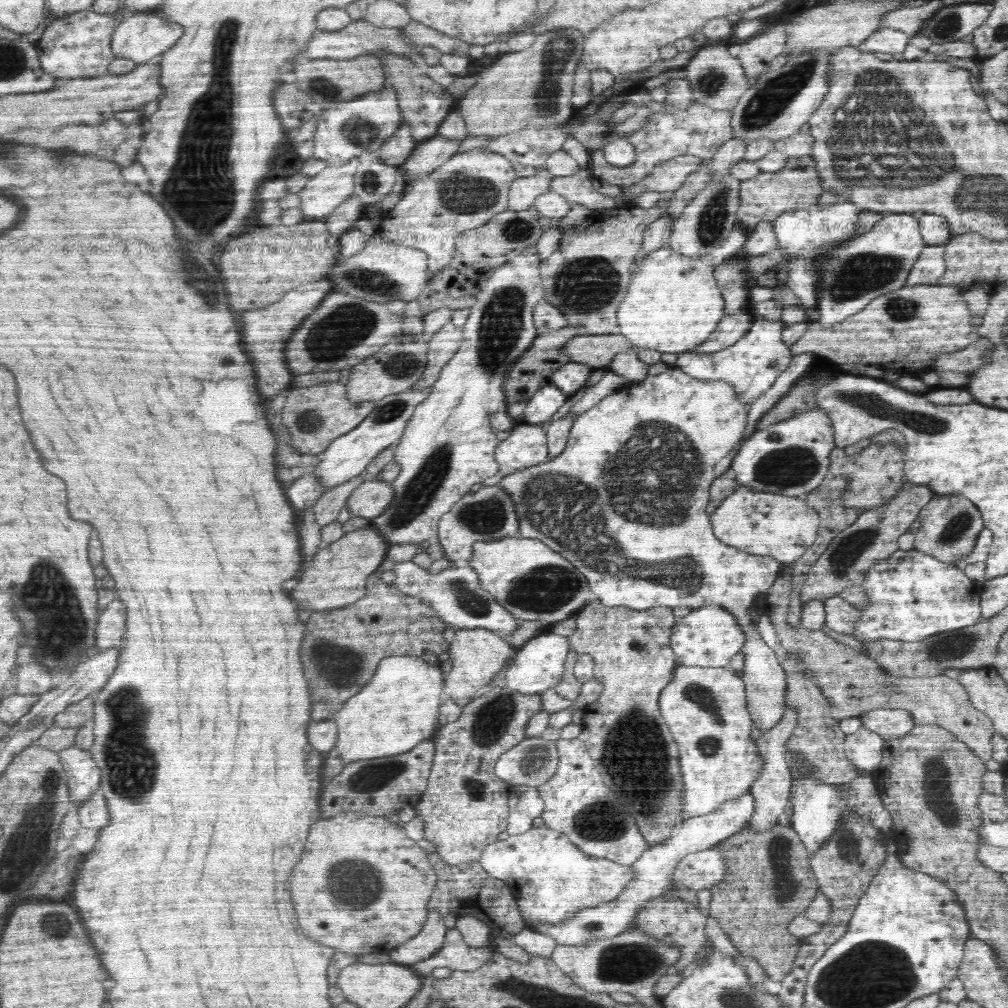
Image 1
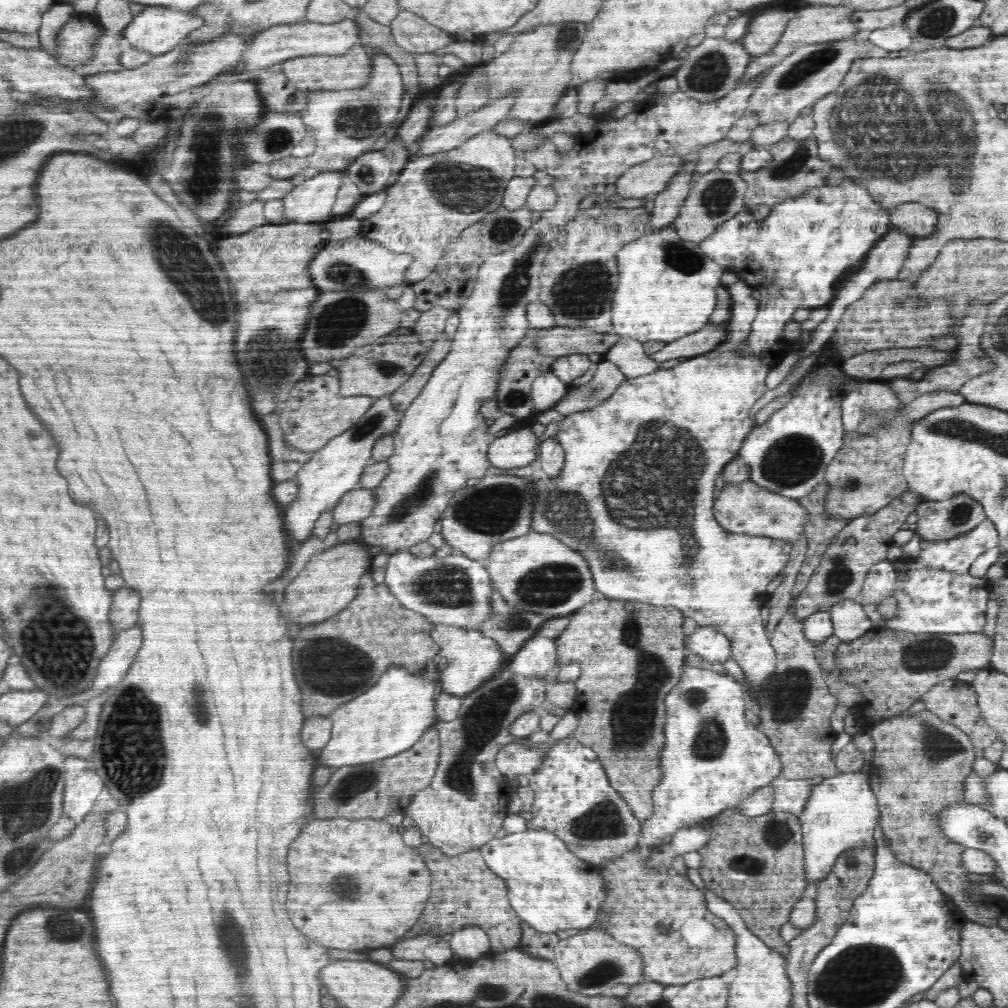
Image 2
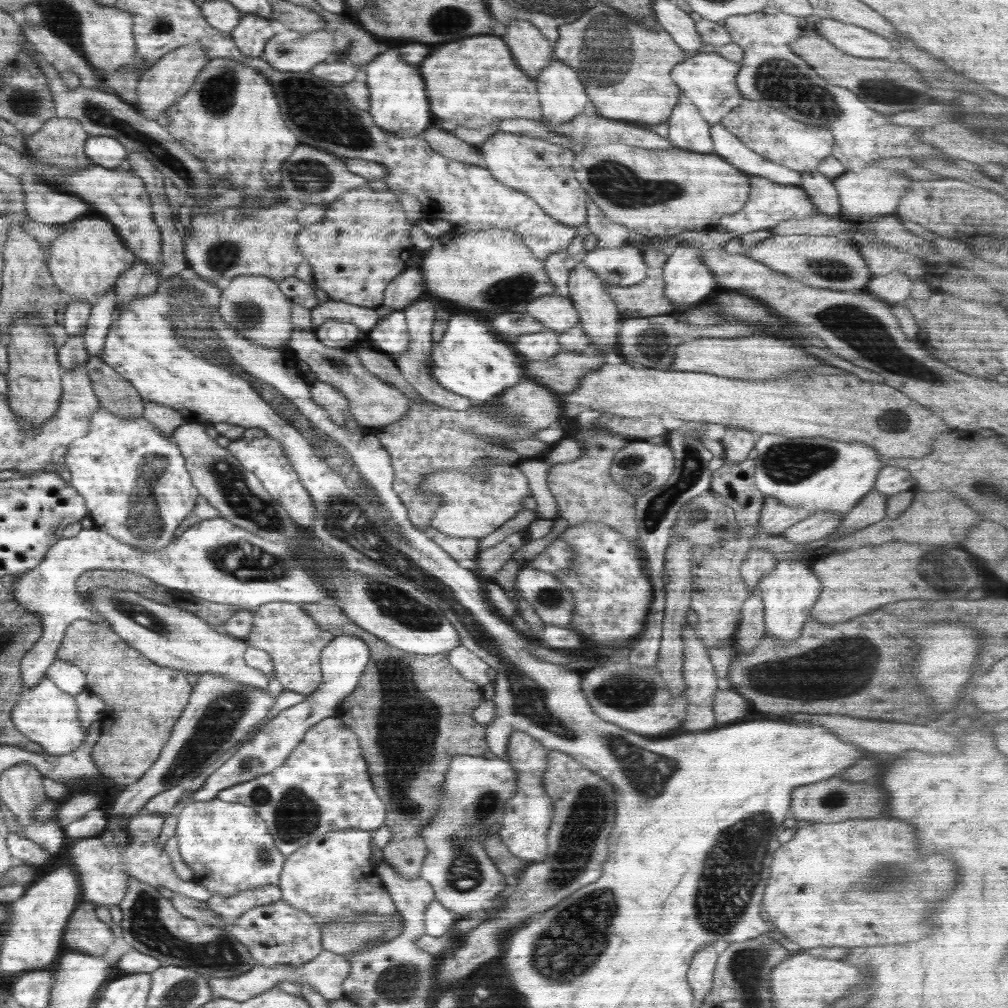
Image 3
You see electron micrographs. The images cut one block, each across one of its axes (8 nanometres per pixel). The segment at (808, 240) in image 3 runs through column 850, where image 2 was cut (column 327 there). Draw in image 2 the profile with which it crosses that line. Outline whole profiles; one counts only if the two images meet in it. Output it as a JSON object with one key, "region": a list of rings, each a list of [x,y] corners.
{"region":[[[353,236],[342,242],[326,242],[311,261],[309,272],[313,285],[322,290],[369,292],[409,285],[405,273],[413,263],[414,258],[410,255],[390,252],[364,236]]]}

